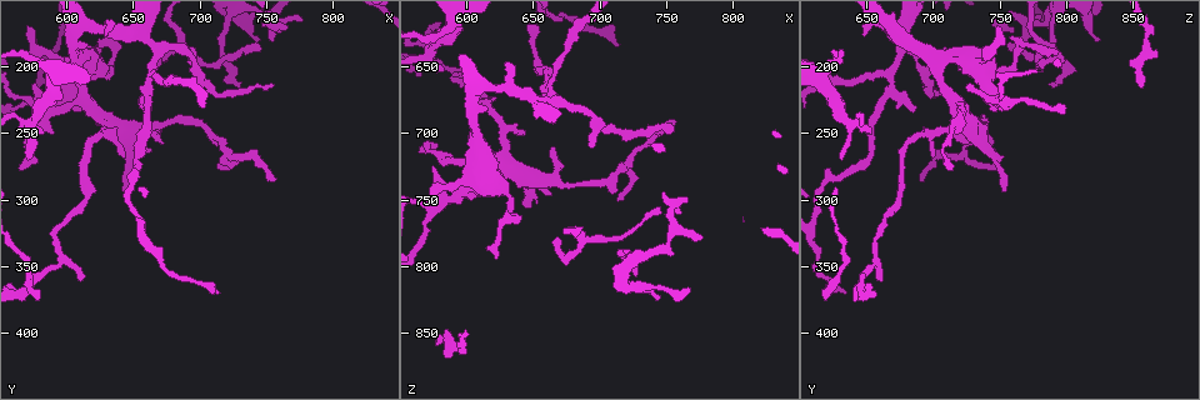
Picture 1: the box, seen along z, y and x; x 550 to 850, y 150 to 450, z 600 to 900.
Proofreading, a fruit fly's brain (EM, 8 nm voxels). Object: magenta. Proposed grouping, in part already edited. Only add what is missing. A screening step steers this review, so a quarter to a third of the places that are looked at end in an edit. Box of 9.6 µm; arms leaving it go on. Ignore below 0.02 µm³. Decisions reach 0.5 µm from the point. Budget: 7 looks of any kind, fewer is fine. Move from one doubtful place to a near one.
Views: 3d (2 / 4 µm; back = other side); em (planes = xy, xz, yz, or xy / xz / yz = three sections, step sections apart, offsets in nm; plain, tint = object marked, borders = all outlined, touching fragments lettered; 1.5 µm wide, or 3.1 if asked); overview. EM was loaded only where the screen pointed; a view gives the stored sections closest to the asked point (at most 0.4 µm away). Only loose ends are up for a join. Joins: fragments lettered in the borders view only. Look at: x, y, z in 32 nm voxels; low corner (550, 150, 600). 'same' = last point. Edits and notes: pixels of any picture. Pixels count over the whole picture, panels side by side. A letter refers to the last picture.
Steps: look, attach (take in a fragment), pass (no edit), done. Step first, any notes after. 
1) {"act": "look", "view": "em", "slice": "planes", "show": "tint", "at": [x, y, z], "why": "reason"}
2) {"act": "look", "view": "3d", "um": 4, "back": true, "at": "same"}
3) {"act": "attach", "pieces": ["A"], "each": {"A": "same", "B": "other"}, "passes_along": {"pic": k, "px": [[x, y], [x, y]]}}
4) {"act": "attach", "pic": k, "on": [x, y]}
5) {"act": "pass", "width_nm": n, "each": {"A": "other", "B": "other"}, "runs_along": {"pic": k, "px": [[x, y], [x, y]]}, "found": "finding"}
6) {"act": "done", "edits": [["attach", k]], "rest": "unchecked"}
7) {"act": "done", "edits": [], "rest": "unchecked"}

{"act": "look", "view": "3d", "um": 4, "back": true, "at": [730, 212, 786], "why": "free end"}

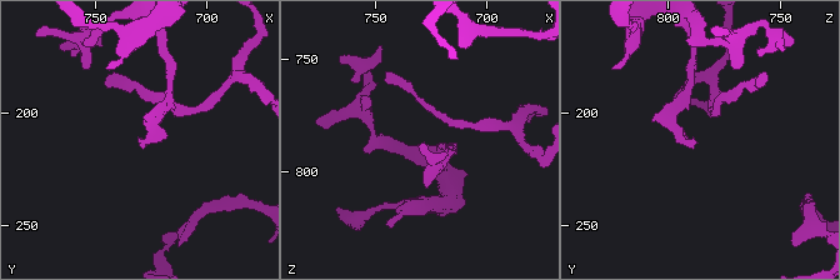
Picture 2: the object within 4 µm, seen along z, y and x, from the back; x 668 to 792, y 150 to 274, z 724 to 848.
{"act": "look", "view": "em", "slice": "yz", "step": 4, "show": "tint", "at": [730, 212, 788]}

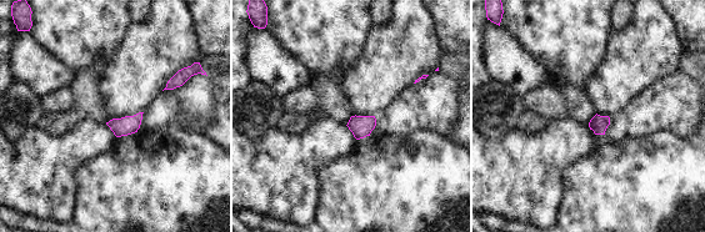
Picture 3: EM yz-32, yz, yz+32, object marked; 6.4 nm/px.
{"act": "look", "view": "em", "slice": "yz", "step": 4, "show": "borders", "at": "same"}

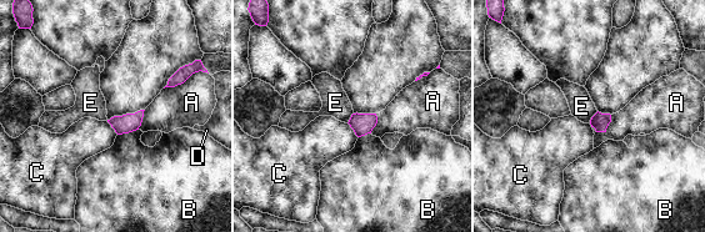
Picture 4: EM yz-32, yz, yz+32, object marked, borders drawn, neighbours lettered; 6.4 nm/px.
{"act": "pass", "each": {"A": "other", "B": "other", "C": "other", "D": "other", "E": "other"}, "border": {"pic": 4, "px": [[598, 111], [589, 122]]}, "found": "no lettered fragment goes on from it"}

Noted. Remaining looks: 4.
{"act": "look", "view": "3d", "um": 2, "at": [642, 292, 752], "why": "free end"}

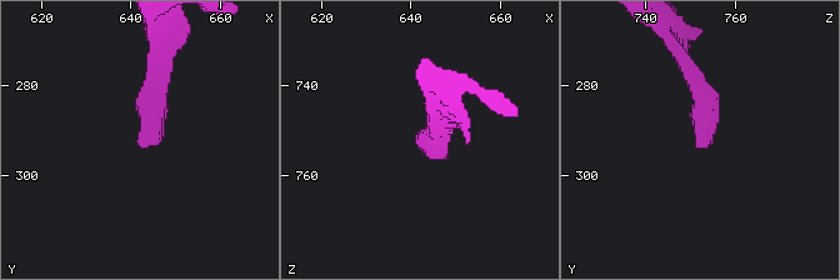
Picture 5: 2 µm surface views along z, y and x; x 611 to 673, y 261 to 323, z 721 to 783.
{"act": "look", "view": "em", "slice": "yz", "step": 8, "show": "borders", "at": [642, 294, 754], "why": "now the EM"}

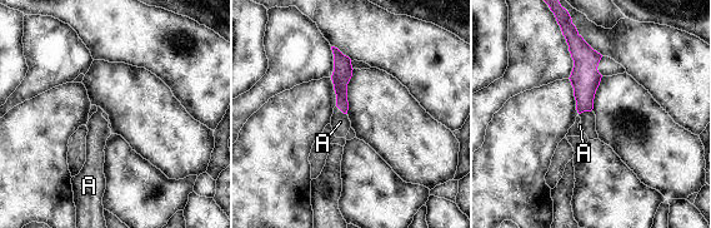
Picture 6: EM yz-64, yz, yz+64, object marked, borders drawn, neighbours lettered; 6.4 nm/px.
{"act": "look", "view": "em", "slice": "planes", "show": "borders", "at": "same", "why": "cut it another way"}

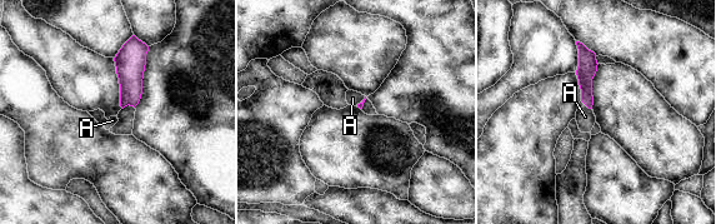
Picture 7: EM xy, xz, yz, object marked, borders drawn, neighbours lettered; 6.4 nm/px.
{"act": "attach", "pieces": ["A"], "each": {"A": "same"}, "passes_along": {"pic": 7, "px": [[587, 66], [586, 105], [585, 117]]}, "found": "it goes on there"}

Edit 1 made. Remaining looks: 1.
{"act": "done", "edits": [["attach", 7]], "rest": "unchecked"}

